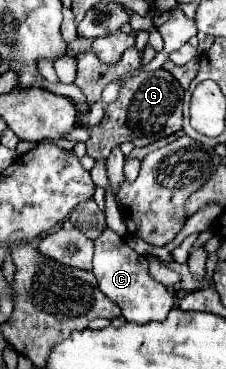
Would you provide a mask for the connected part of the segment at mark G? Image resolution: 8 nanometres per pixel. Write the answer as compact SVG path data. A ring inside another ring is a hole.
M163 68L149 74L141 72L137 76L125 78L119 98L107 108L107 116L103 116L103 120L97 126L87 126L91 130L91 140L87 142L87 156L95 160L105 160L111 148L123 142L133 142L135 146L147 146L155 140L179 132L183 124L181 100L183 100L181 84Z

